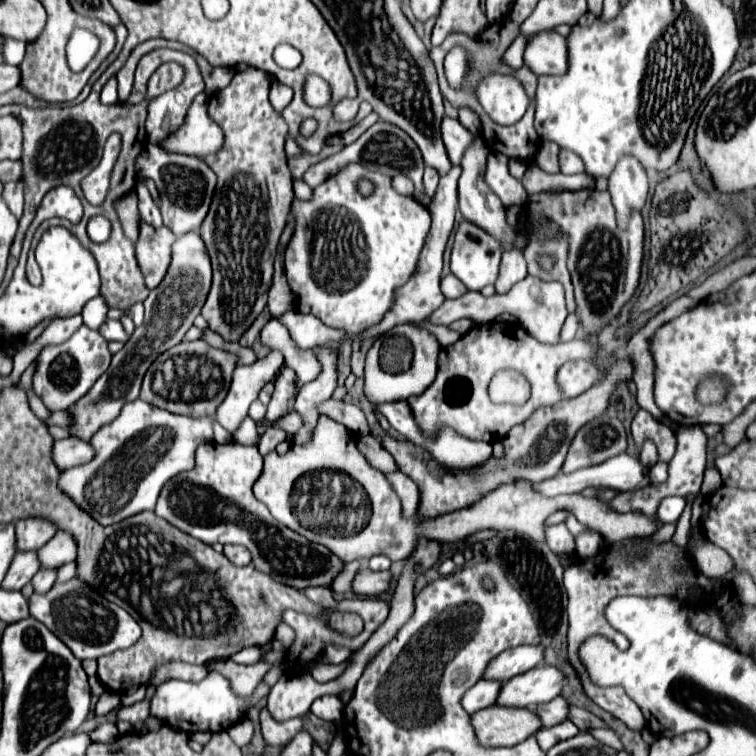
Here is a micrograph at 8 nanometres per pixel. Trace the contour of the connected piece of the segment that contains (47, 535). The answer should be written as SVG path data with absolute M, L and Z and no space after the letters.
M35 516L29 520L15 522L15 532L17 532L17 550L39 550L55 536L57 528L49 520Z

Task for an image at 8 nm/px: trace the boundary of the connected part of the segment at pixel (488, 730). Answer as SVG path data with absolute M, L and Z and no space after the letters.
M491 706L471 716L477 738L485 746L513 746L541 728L535 710Z

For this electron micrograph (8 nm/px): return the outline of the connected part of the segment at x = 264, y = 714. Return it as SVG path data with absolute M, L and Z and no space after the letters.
M266 708L261 709L261 732L267 744L287 744L301 730L301 718L277 722Z

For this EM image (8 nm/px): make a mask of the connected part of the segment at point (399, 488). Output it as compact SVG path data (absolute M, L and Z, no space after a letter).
M403 472L387 474L387 480L391 482L391 486L395 488L397 496L401 498L401 504L403 504L405 516L417 516L419 500L421 500L421 492L419 492L417 484L413 484Z

